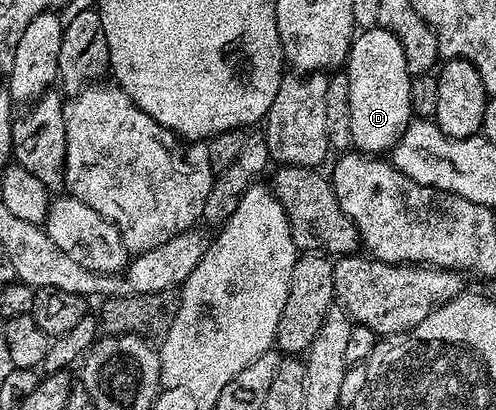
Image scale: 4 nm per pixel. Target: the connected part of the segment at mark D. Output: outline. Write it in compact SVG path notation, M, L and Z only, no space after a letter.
M384 28L362 29L351 42L345 75L352 145L364 154L390 153L413 119L409 102L412 76L405 66L405 50L401 50L401 42Z

